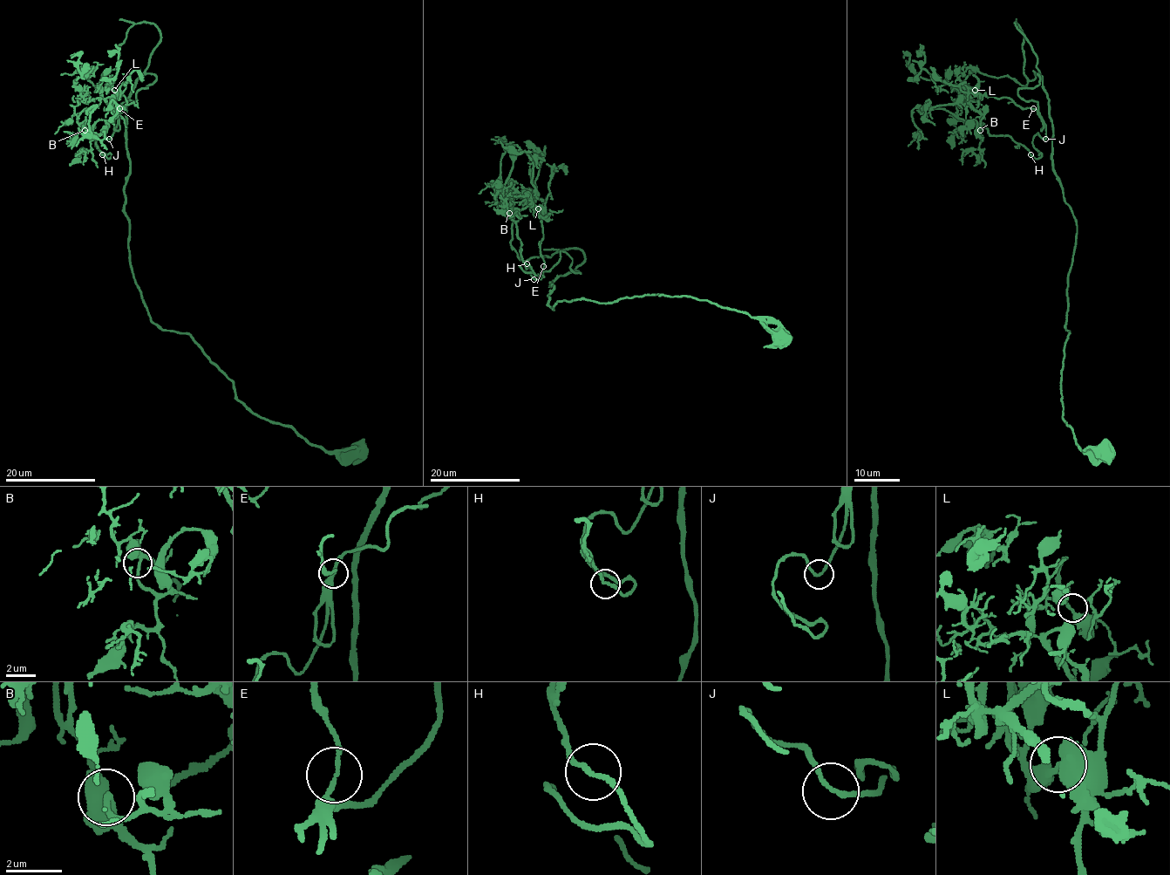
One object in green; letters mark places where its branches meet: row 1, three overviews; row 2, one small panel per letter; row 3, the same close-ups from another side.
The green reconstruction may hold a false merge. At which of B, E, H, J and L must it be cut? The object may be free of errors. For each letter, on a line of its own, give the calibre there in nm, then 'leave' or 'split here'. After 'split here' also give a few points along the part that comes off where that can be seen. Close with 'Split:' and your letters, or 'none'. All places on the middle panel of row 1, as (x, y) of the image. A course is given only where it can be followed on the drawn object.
B: calibre 200 nm; leave
E: calibre 140 nm; leave
H: calibre 160 nm; leave
J: calibre 160 nm; leave
L: calibre 400 nm; leave
Split: none

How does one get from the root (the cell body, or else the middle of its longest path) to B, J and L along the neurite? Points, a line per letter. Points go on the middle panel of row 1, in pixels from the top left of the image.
B: (783, 340), (686, 296), (553, 310), (550, 283), (580, 273), (564, 251), (525, 271), (509, 213)
J: (783, 340), (759, 318), (686, 296), (563, 300), (553, 310), (550, 283), (580, 273), (564, 251), (533, 278)
L: (783, 340), (686, 296), (553, 310), (550, 283), (580, 273), (564, 251), (542, 270), (538, 208)

